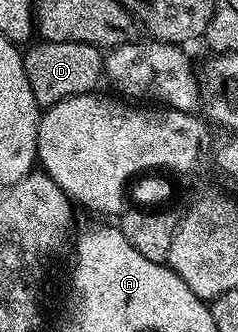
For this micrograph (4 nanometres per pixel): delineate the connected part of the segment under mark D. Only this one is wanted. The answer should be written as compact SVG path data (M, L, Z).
M36 41L22 51L23 67L29 76L29 86L33 88L35 102L40 108L61 104L73 96L92 93L99 81L103 82L104 51L84 42Z

